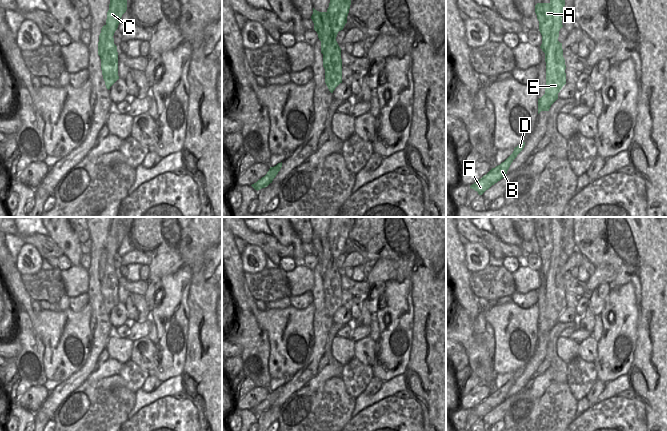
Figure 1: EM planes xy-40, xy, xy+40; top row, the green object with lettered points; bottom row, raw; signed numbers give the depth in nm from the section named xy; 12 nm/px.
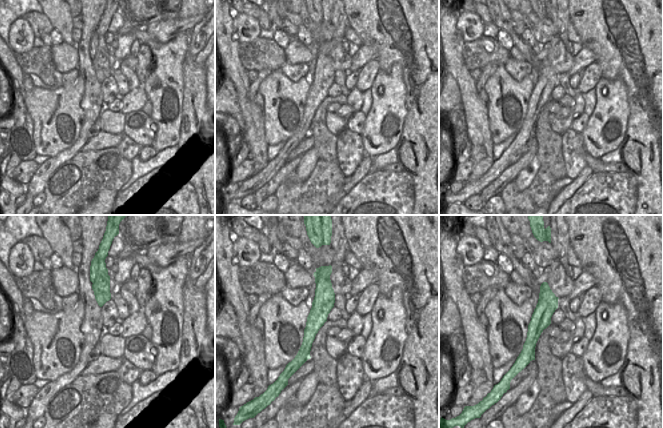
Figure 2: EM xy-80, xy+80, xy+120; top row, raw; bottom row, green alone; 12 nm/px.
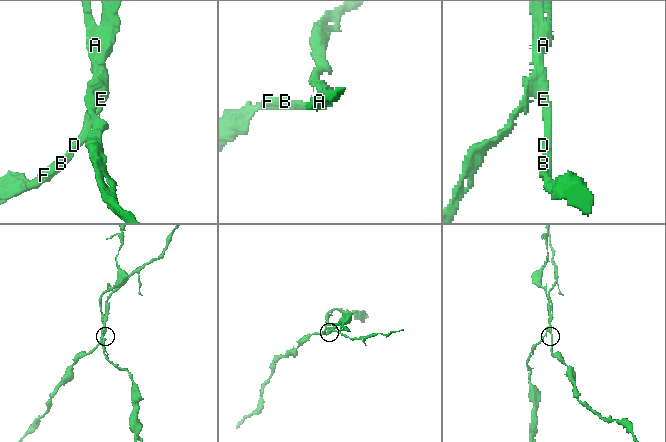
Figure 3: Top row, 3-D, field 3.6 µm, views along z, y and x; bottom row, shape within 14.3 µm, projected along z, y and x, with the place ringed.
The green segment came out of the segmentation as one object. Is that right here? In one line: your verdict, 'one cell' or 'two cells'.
two cells

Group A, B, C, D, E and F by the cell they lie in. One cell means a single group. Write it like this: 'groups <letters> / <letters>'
groups A / B C D E F

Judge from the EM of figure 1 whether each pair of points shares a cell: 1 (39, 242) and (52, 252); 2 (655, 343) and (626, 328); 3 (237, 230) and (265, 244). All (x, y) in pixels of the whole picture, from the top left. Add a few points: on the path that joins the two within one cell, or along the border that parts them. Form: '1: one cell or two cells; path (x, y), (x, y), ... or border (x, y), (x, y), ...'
1: one cell; path (42, 244), (49, 251)
2: two cells; border (637, 310), (637, 340), (633, 357)
3: one cell; path (244, 233), (258, 239)

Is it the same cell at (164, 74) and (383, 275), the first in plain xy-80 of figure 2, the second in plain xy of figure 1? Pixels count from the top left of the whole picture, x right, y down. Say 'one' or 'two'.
two

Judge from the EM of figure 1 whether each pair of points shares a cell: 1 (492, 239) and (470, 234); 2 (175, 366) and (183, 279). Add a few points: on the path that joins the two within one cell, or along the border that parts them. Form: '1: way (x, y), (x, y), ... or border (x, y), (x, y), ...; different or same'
1: way (487, 239), (478, 238), (475, 235); same
2: way (165, 344), (158, 315), (172, 301); same

